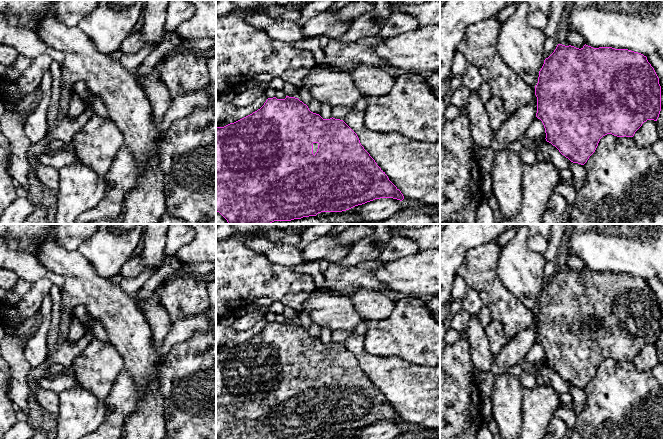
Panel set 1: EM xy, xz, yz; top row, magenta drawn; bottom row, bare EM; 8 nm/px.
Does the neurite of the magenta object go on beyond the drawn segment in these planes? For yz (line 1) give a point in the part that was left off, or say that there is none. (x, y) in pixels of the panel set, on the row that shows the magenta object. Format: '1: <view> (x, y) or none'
1: none

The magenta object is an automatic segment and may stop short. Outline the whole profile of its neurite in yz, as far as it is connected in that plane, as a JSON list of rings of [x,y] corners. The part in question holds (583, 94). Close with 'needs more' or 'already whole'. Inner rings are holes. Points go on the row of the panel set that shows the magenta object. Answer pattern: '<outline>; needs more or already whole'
[[[558,44],[539,71],[535,95],[536,117],[544,125],[546,141],[571,162],[581,165],[595,152],[603,136],[612,134],[617,137],[633,137],[644,122],[657,121],[661,111],[661,86],[654,68],[646,56],[628,49],[593,48],[586,44],[579,49]]]; already whole

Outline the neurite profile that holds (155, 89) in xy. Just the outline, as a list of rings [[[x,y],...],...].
[[[141,64],[134,72],[135,79],[138,85],[145,92],[146,97],[149,99],[152,107],[152,118],[154,127],[159,135],[157,144],[159,145],[161,137],[161,122],[173,103],[165,83],[161,80],[160,74],[156,70],[156,66],[152,67],[148,72],[141,69]]]

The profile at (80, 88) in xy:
[[[76,82],[73,89],[85,101],[85,110],[92,106],[94,95],[89,91],[85,82]]]

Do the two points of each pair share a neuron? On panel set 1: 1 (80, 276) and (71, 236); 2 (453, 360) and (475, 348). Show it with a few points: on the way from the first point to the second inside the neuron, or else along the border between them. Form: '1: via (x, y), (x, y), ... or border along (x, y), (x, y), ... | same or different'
1: border along (54, 237), (67, 249), (77, 250) | different
2: border along (466, 338), (470, 359), (474, 365) | different

